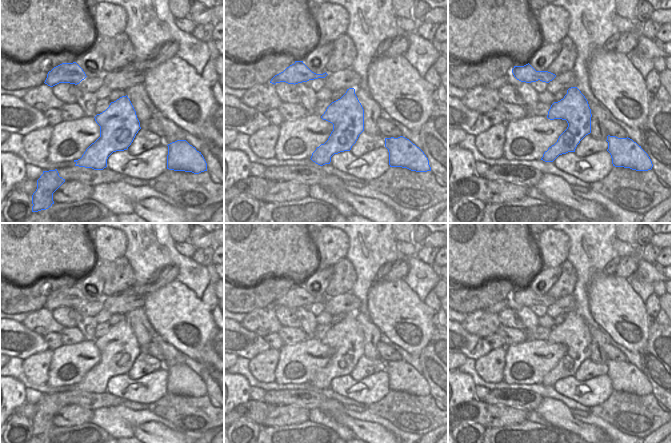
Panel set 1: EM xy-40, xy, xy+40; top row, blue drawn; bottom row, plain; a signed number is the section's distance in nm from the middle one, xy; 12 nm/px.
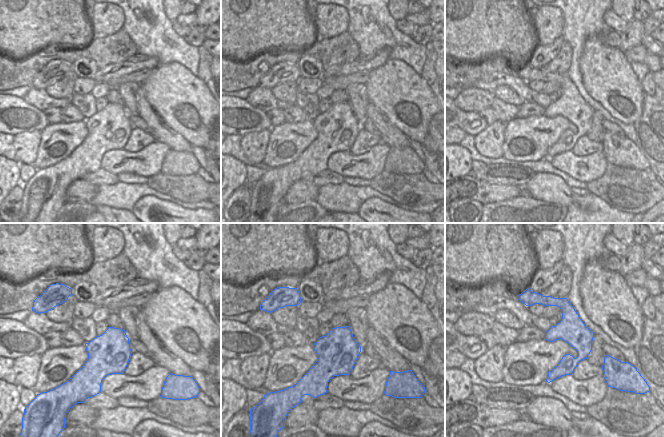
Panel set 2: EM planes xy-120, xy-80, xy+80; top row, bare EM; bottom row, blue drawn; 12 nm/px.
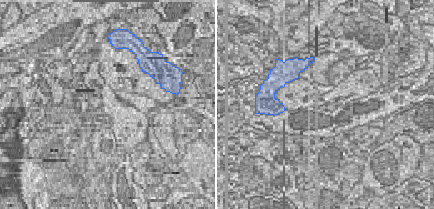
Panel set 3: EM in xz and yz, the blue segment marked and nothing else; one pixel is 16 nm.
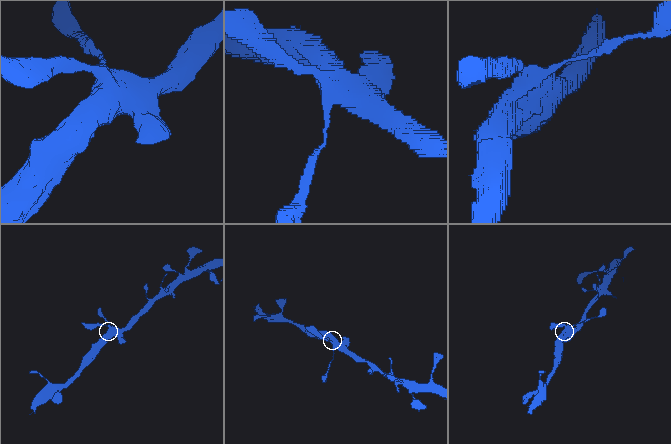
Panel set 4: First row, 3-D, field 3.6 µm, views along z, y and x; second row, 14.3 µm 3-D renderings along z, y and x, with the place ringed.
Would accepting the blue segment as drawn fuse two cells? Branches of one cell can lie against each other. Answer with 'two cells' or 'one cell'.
one cell

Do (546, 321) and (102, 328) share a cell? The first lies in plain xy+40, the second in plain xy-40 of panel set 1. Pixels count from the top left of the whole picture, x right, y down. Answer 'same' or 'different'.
different

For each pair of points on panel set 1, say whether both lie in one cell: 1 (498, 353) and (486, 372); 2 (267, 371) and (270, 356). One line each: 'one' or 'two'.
1: one
2: one

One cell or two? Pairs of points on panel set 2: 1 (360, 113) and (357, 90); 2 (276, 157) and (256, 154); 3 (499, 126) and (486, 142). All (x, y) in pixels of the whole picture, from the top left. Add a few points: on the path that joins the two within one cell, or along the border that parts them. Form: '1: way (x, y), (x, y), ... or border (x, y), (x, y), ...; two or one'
1: way (359, 107), (357, 96); one
2: border (270, 132), (265, 156), (261, 161); two
3: way (496, 130), (496, 133), (490, 139); one

